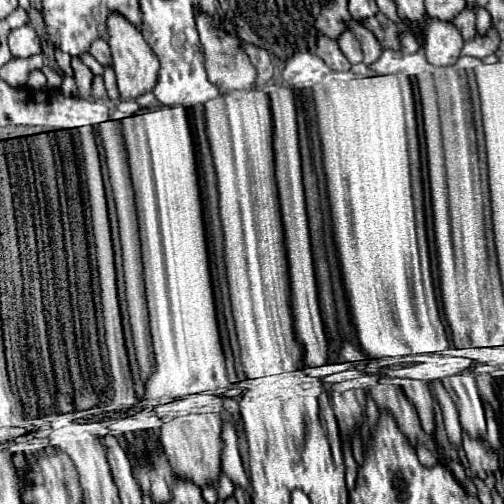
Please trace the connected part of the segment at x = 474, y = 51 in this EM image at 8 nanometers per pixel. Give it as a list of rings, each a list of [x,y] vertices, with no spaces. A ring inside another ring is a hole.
[[[491,28],[485,38],[479,38],[479,36],[477,36],[477,38],[474,38],[471,42],[465,44],[464,48],[462,48],[461,55],[483,59],[485,56],[493,54],[493,52],[497,50],[497,46],[499,46],[499,36],[497,36],[497,32]]]

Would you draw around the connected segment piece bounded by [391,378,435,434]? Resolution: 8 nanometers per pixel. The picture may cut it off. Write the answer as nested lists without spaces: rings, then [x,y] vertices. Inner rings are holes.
[[[393,378],[393,386],[399,386],[409,402],[417,408],[417,414],[421,418],[421,426],[427,434],[433,434],[435,422],[433,422],[433,394],[429,390],[429,384],[423,380],[407,380],[407,378]]]

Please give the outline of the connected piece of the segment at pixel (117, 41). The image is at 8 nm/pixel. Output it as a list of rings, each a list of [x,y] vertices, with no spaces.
[[[111,14],[107,20],[109,26],[109,46],[111,46],[111,54],[113,54],[113,70],[117,74],[117,84],[119,84],[119,92],[123,100],[133,100],[141,94],[147,94],[155,88],[157,84],[157,76],[159,76],[159,60],[155,56],[155,52],[151,50],[151,46],[143,40],[141,32],[127,22],[123,16],[119,14]]]

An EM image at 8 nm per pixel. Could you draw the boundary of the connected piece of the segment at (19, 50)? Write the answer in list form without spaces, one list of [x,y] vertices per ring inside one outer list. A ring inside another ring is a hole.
[[[25,24],[21,28],[15,28],[9,34],[9,48],[15,58],[27,58],[27,56],[41,52],[41,42],[39,42],[35,30],[29,24]]]

